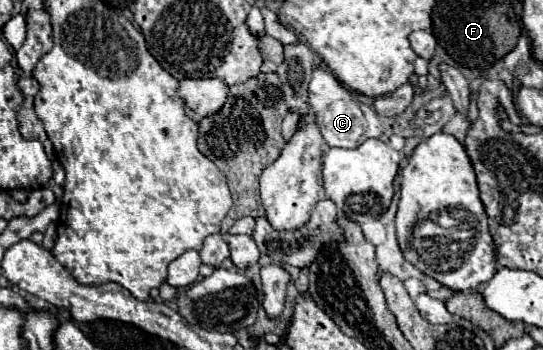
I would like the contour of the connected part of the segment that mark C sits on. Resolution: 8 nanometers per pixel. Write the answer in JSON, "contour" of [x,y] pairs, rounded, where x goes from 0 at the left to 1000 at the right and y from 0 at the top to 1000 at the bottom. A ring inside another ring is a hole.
{"contour":[[[582,194],[567,263],[571,263],[571,309],[582,331],[582,354],[586,354],[586,366],[589,366],[604,417],[659,423],[670,400],[700,394],[700,383],[707,377],[696,326],[685,309],[674,309],[674,303],[667,309],[652,286],[648,263],[641,263],[608,206]]]}

